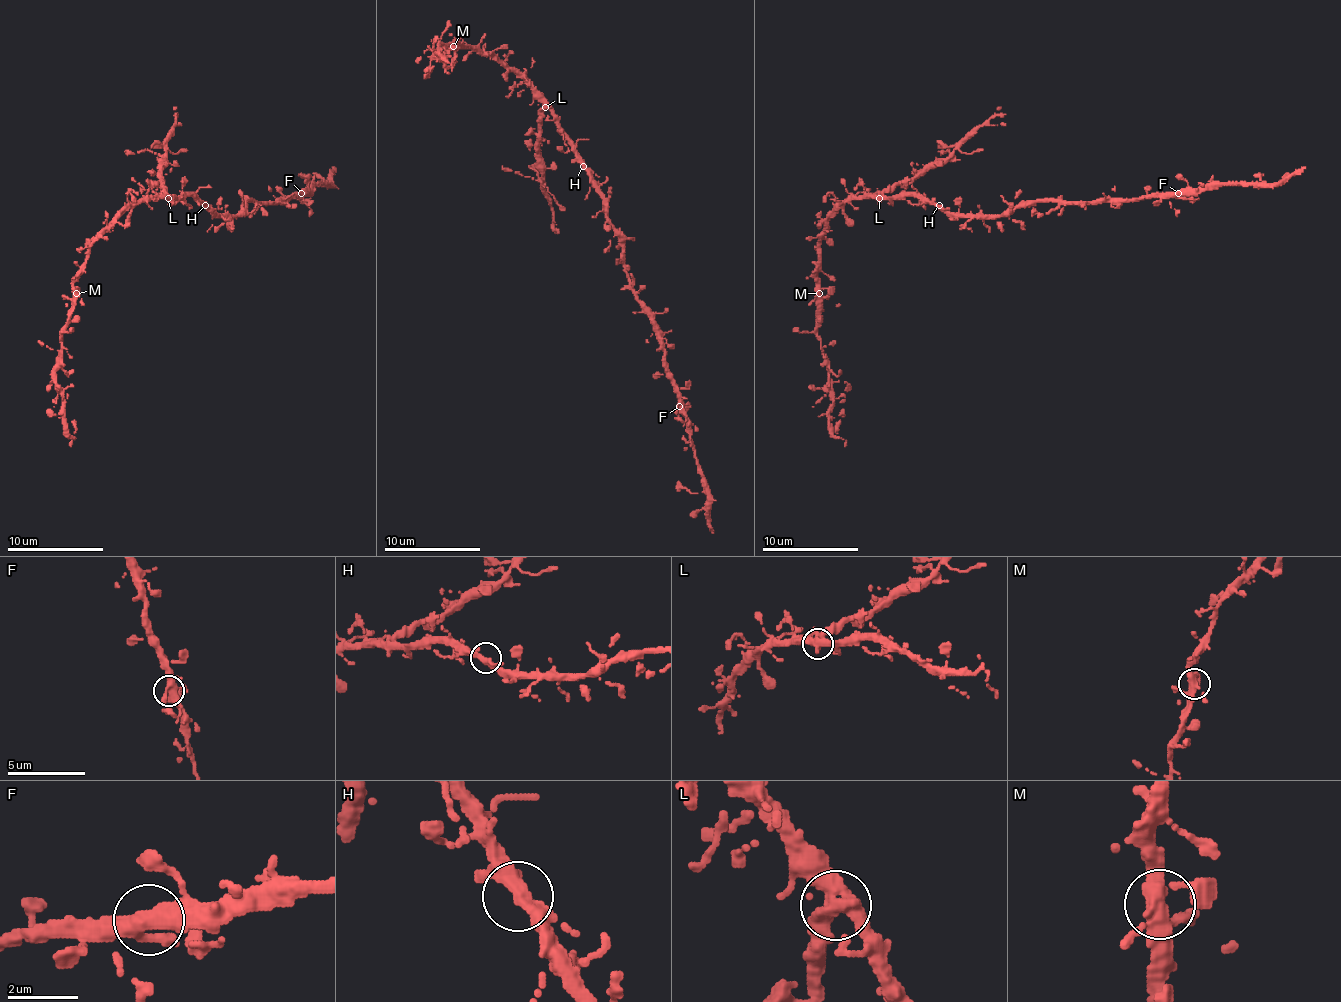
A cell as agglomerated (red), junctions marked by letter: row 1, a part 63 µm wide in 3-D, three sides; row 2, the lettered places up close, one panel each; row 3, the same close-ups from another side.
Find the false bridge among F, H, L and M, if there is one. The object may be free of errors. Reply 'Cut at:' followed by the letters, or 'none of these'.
Cut at: L

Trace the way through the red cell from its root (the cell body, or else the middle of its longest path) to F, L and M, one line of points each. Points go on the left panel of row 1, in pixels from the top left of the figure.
F: (208, 207), (217, 214), (237, 214), (246, 202), (282, 202), (301, 193)
L: (208, 207), (193, 195), (167, 197)
M: (208, 207), (193, 195), (145, 197), (126, 207), (93, 243), (85, 267), (73, 284), (76, 293)

